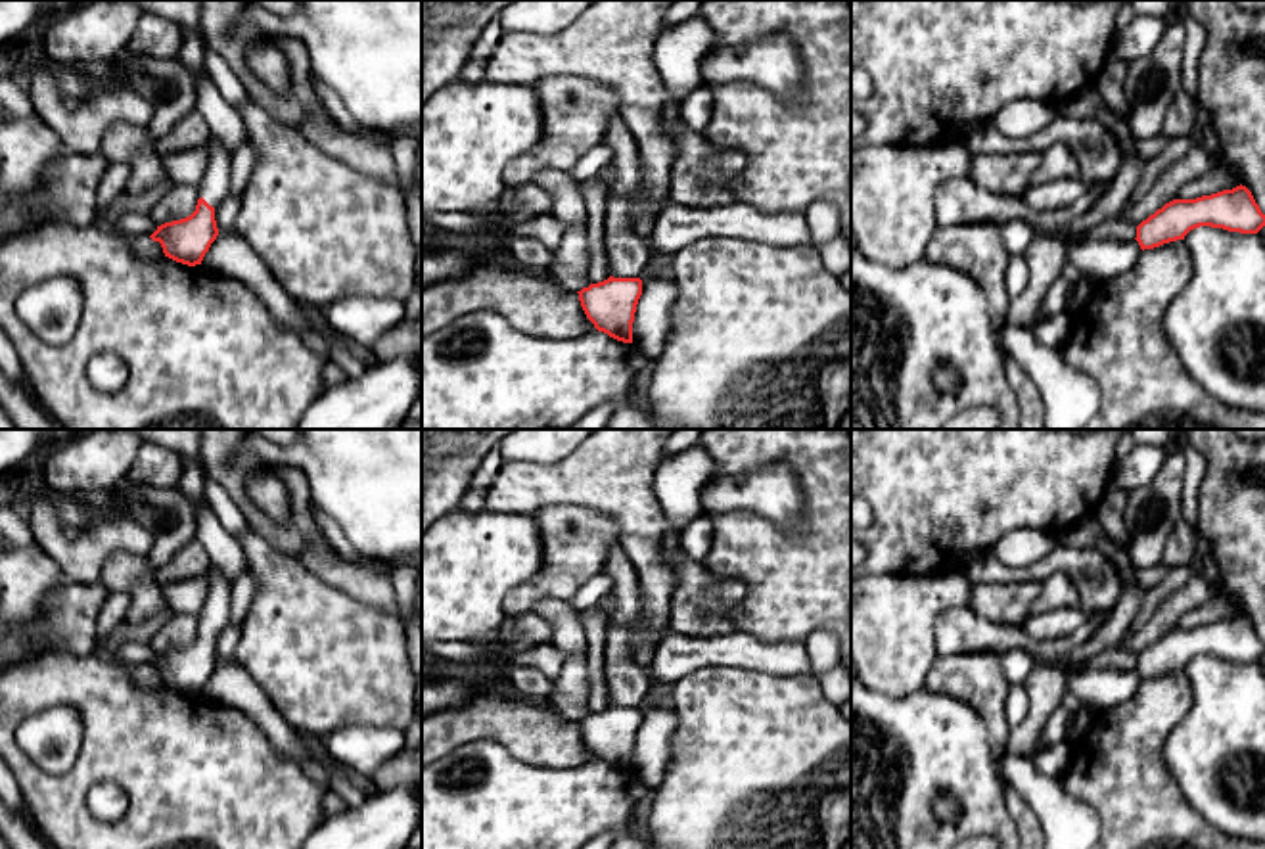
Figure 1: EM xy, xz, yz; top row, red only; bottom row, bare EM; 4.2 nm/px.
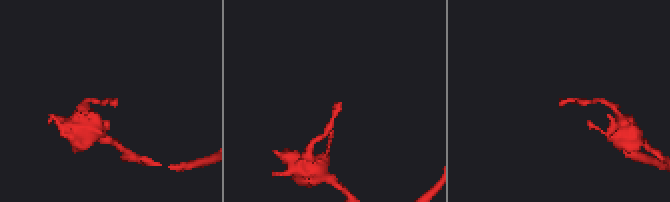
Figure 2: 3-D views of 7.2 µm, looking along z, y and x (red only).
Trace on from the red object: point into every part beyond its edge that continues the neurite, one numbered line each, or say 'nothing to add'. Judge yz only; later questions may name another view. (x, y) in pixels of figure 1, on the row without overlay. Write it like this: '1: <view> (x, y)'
nothing to add

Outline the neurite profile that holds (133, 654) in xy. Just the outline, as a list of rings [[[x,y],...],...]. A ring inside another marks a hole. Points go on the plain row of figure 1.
[[[126,642],[117,648],[115,657],[128,667],[138,667],[151,665],[157,659],[157,654],[148,642]]]

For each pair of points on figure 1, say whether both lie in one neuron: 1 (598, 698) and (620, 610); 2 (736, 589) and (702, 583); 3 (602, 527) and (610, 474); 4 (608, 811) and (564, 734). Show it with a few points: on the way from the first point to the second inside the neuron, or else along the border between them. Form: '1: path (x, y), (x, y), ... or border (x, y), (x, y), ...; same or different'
1: border (598, 604), (610, 623); different
2: path (729, 589), (710, 589); same
3: border (560, 503), (608, 514), (618, 526), (620, 545); different
4: border (597, 759), (575, 767), (535, 765); different

